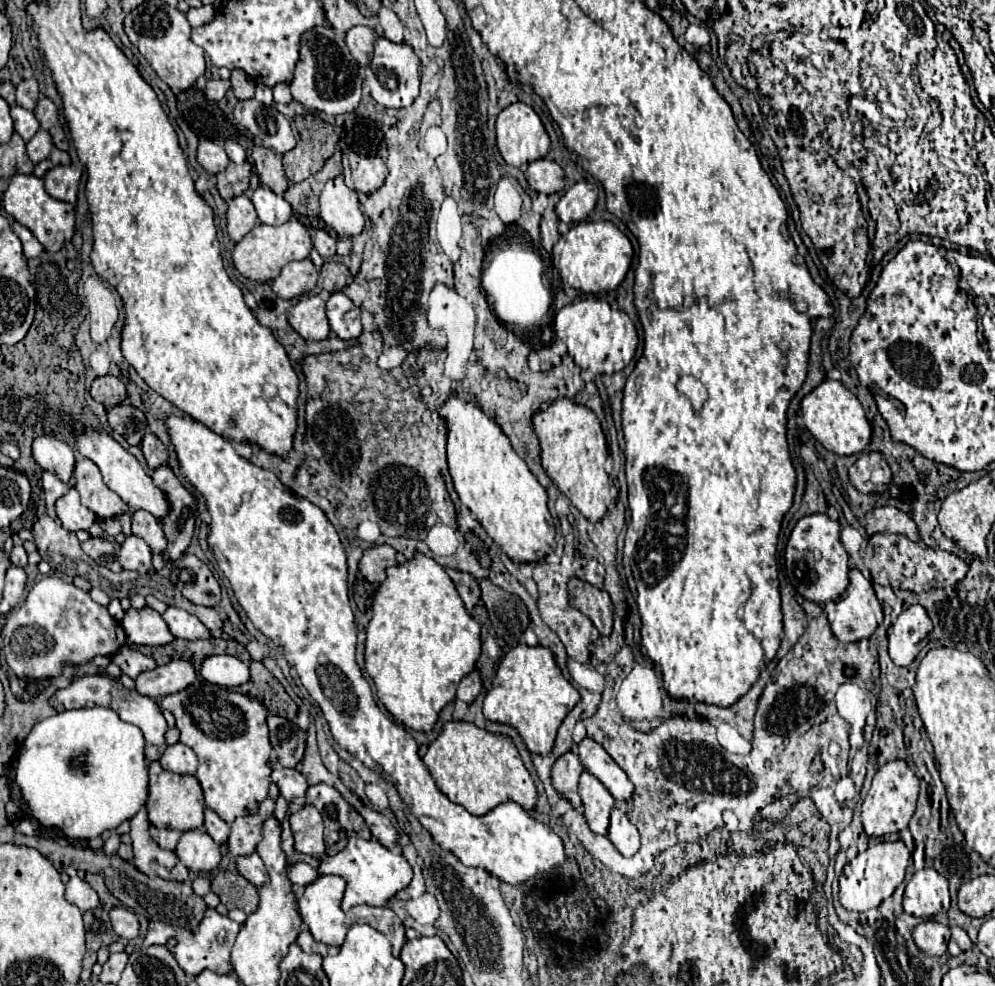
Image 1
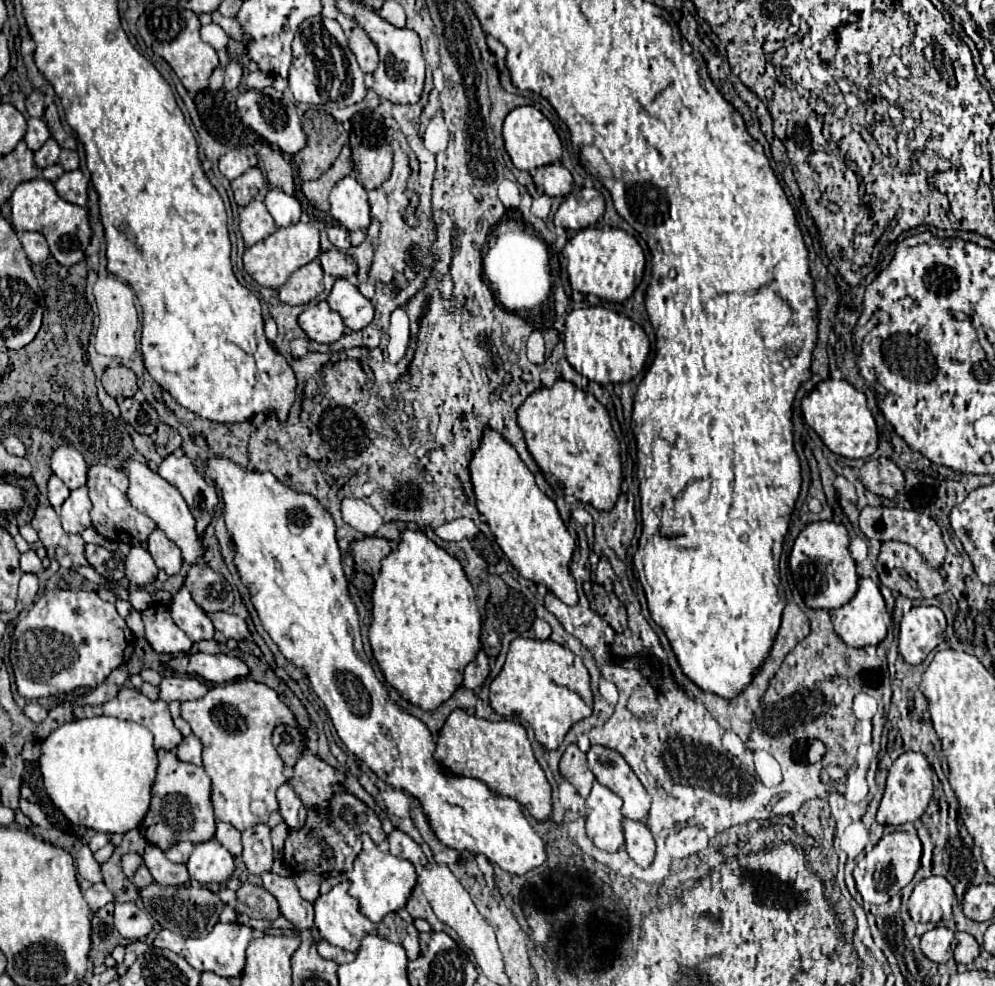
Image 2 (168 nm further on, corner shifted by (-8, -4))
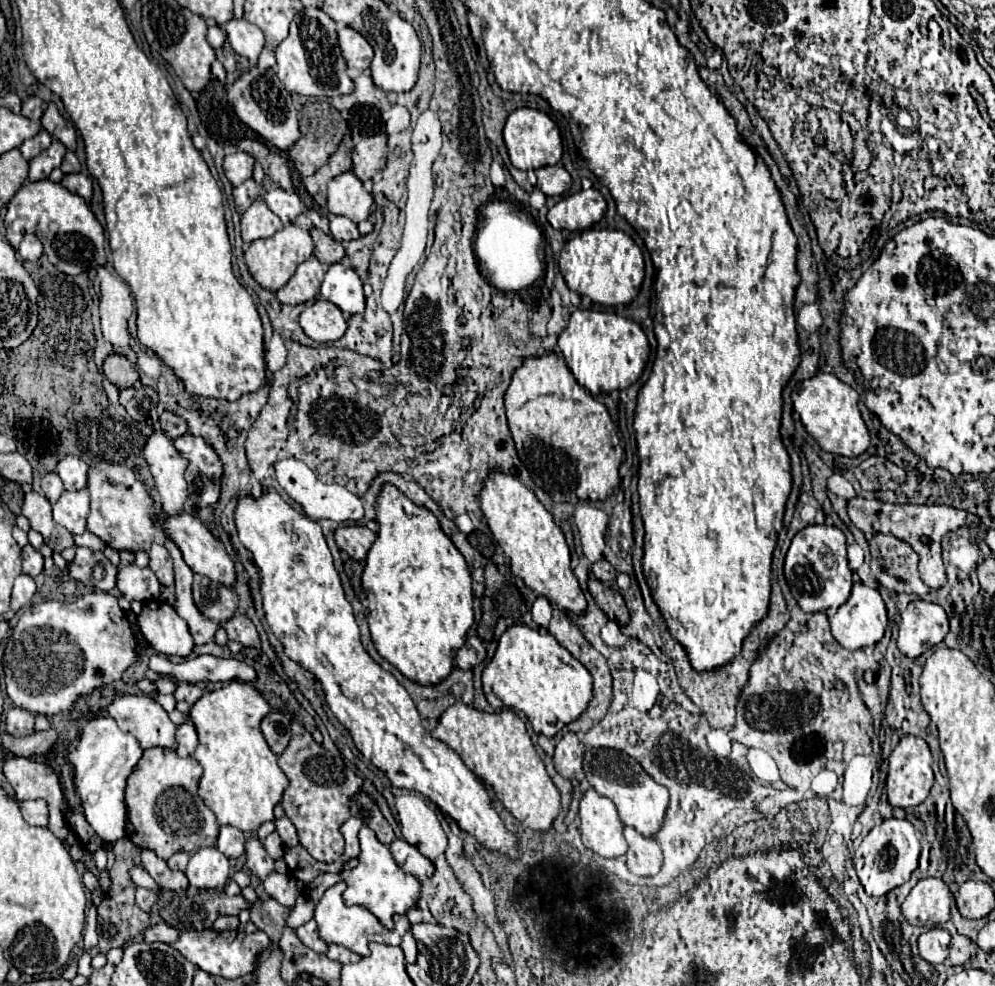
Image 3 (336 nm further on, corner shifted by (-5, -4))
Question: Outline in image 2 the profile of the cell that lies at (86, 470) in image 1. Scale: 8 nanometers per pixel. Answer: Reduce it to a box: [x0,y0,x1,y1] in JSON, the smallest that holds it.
[88,464,156,544]

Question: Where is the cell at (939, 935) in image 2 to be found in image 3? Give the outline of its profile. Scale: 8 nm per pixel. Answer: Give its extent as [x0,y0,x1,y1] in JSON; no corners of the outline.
[919,928,949,964]

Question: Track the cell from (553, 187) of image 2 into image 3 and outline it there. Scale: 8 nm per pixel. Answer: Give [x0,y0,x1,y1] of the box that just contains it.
[535,164,571,196]

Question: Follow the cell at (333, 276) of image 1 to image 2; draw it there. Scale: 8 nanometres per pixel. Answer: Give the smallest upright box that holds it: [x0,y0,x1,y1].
[318,248,356,278]

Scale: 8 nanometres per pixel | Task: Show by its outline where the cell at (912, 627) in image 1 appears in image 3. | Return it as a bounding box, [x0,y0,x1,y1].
[897,600,949,658]

